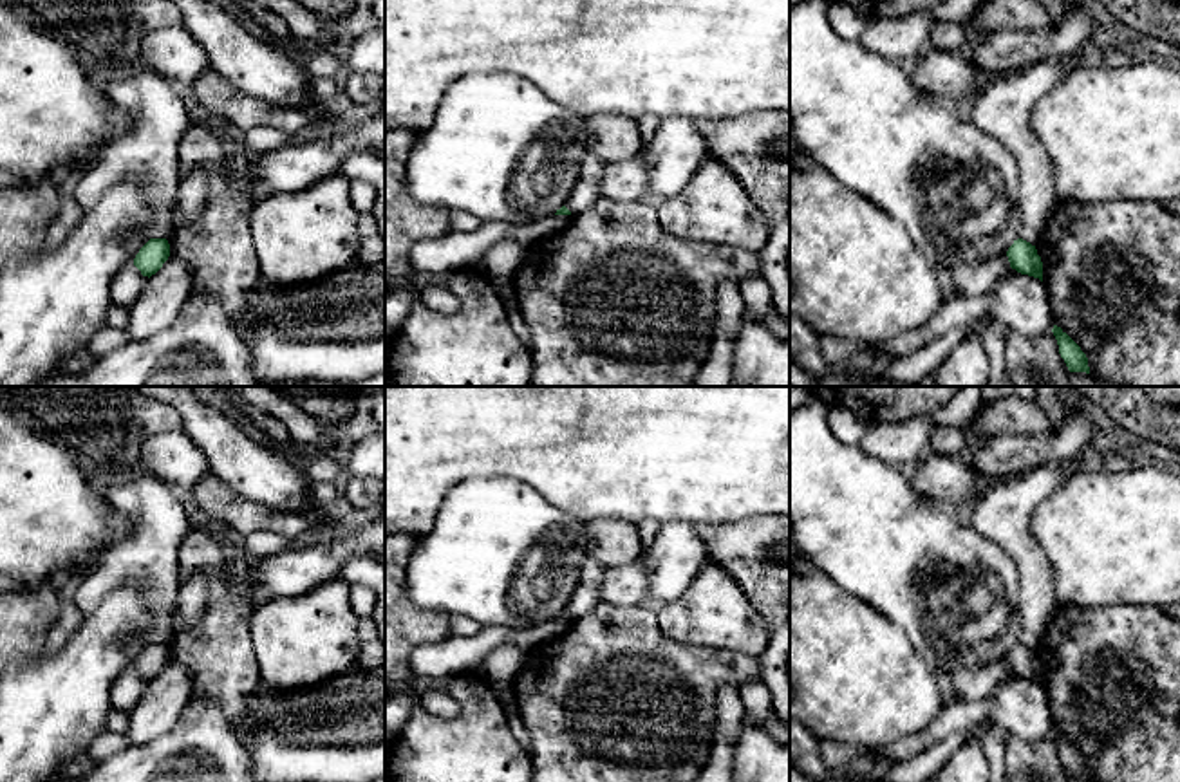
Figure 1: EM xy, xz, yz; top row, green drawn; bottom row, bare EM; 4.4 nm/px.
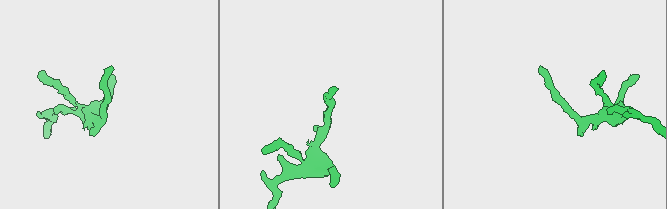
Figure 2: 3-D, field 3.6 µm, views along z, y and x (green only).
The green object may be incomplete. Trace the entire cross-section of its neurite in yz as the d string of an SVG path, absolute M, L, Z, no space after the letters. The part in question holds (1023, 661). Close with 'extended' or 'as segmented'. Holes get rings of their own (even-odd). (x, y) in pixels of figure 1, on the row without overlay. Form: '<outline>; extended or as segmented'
M1017 643L1007 656L1010 672L1021 679L1028 679L1039 683L1043 686L1043 666L1037 659L1035 650L1030 647Z; as segmented

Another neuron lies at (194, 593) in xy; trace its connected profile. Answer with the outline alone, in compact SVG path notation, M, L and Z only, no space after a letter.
M201 573L190 574L179 582L177 603L172 623L172 639L166 643L168 648L173 645L173 638L188 630L204 614L210 600L210 580Z

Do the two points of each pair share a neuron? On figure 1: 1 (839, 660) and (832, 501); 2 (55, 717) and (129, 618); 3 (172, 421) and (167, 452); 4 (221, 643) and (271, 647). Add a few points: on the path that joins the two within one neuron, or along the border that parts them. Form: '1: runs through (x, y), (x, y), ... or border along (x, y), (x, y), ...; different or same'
1: border along (812, 566), (871, 605); different
2: runs through (67, 692), (105, 643); same
3: border along (181, 427), (152, 434), (143, 443), (138, 457); different
4: border along (261, 604), (250, 622), (250, 640), (266, 685); different

